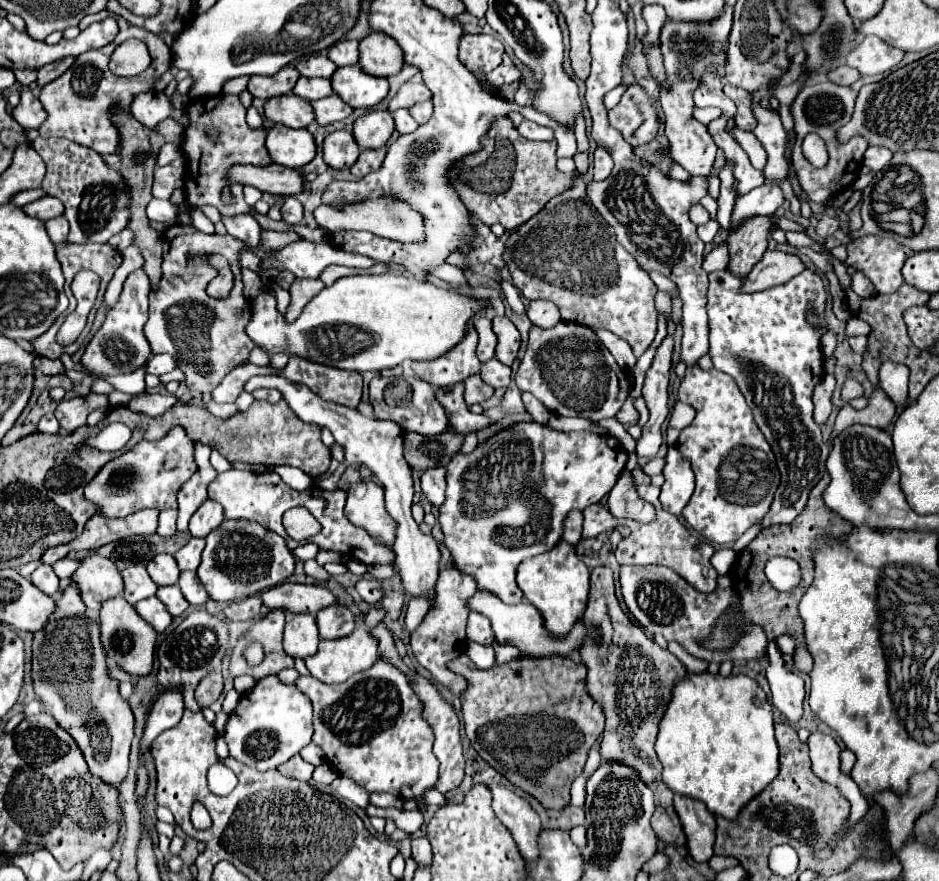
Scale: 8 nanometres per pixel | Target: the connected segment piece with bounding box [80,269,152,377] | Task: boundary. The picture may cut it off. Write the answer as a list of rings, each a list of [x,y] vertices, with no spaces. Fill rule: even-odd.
[[[144,269],[132,271],[124,281],[124,287],[122,287],[122,293],[120,293],[116,305],[110,307],[110,311],[104,317],[102,327],[92,337],[92,341],[88,343],[88,347],[80,359],[80,365],[88,373],[92,373],[96,377],[120,375],[120,373],[132,373],[148,363],[148,359],[152,355],[150,345],[144,335],[144,325],[148,321],[148,293],[150,293],[150,283],[148,283]]]

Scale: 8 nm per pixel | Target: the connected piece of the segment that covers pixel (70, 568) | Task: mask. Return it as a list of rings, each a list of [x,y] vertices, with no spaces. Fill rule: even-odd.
[[[64,557],[64,559],[56,561],[56,563],[52,565],[52,569],[54,569],[54,573],[56,573],[60,579],[68,579],[68,577],[74,573],[76,565],[78,565],[78,559],[68,559],[68,557]]]

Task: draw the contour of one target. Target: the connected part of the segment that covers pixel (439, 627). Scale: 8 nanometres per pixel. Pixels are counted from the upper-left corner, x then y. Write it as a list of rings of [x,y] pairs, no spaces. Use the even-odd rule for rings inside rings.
[[[454,567],[440,571],[440,577],[436,581],[434,603],[432,603],[428,615],[424,617],[424,621],[410,633],[410,647],[412,647],[412,653],[418,659],[418,663],[422,667],[426,667],[436,677],[436,681],[450,687],[454,695],[460,695],[462,689],[466,689],[466,685],[464,685],[466,681],[462,677],[458,677],[456,673],[448,671],[446,663],[464,653],[466,617],[470,613],[468,601],[474,597],[474,593],[476,593],[476,585],[470,575],[458,573],[458,569],[454,569]]]

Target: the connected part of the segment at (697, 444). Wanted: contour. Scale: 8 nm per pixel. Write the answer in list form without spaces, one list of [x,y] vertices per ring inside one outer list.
[[[698,365],[686,369],[678,399],[696,409],[694,421],[682,429],[676,443],[680,453],[692,463],[696,475],[696,489],[682,517],[708,541],[718,545],[734,543],[756,525],[770,507],[778,487],[774,453],[754,423],[750,407],[742,393],[738,393],[734,379],[726,377],[726,373],[718,373],[718,369],[702,371]]]

